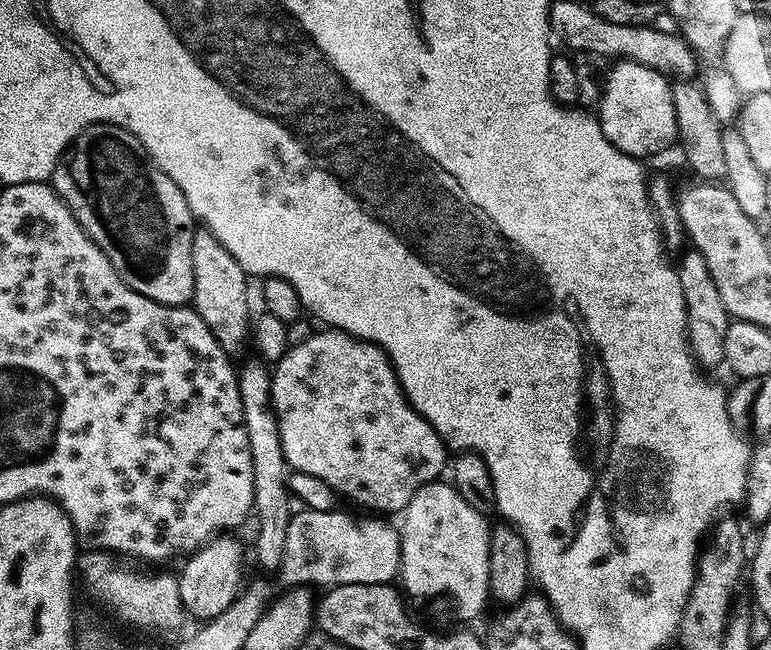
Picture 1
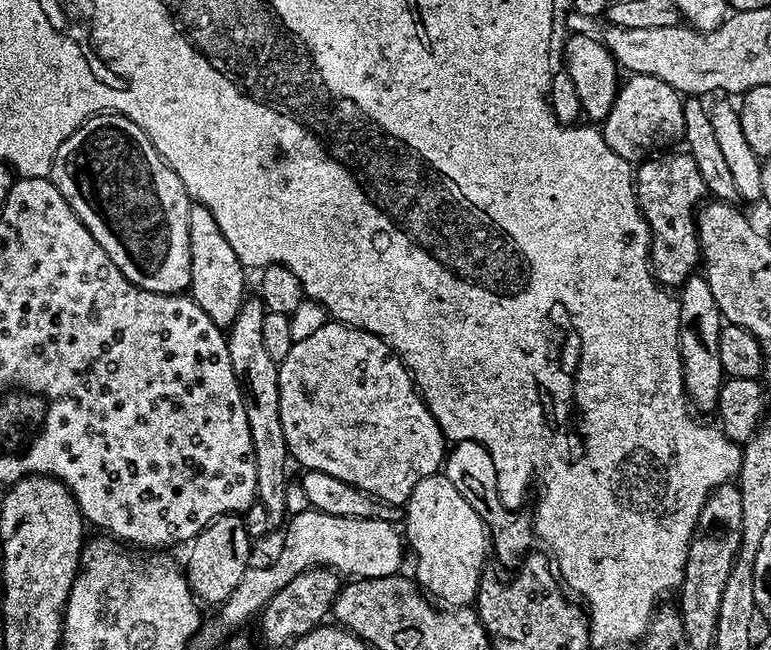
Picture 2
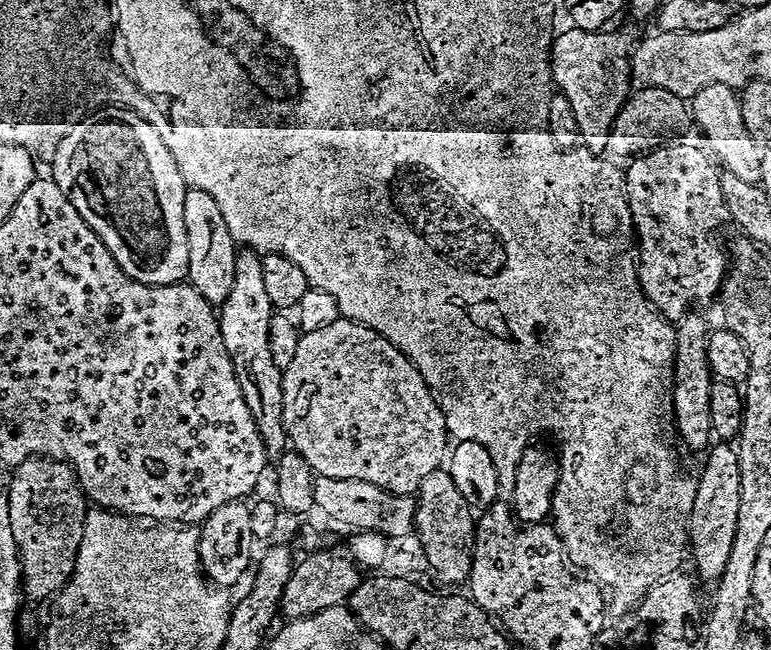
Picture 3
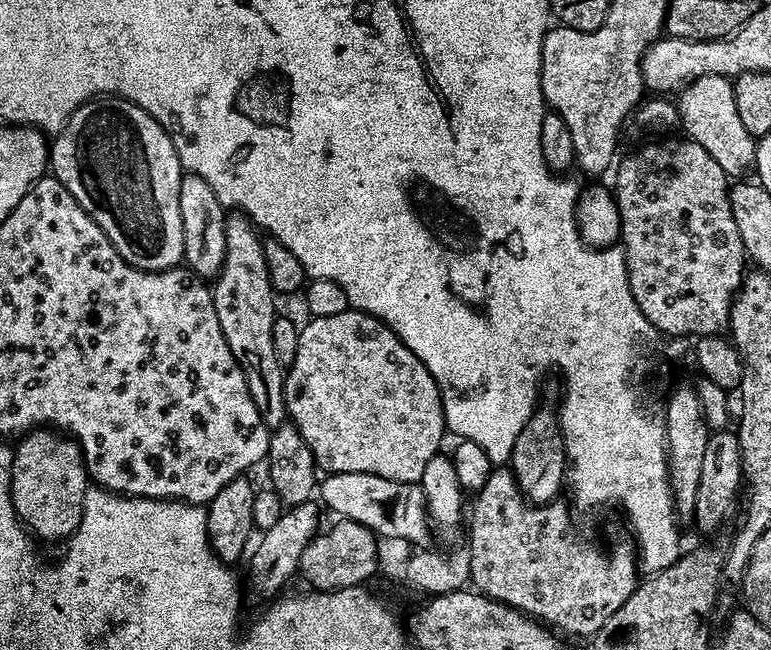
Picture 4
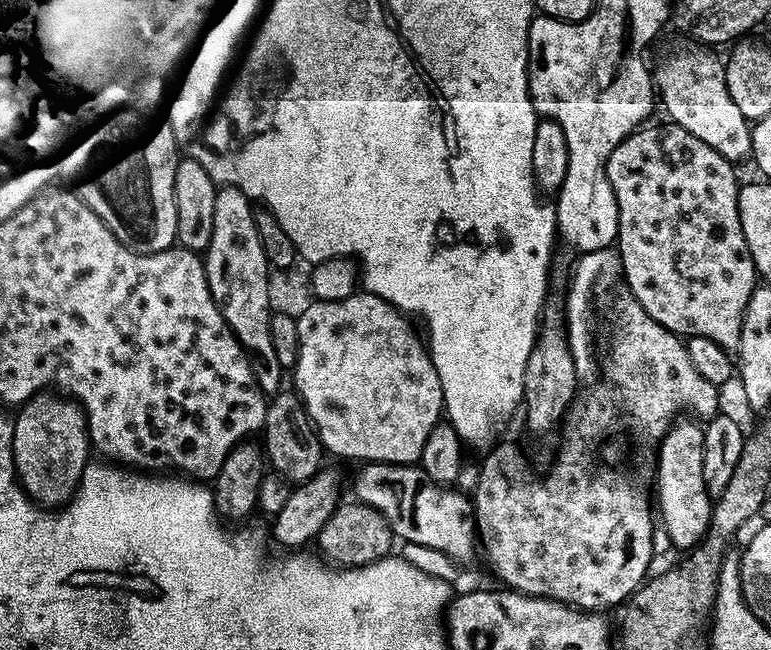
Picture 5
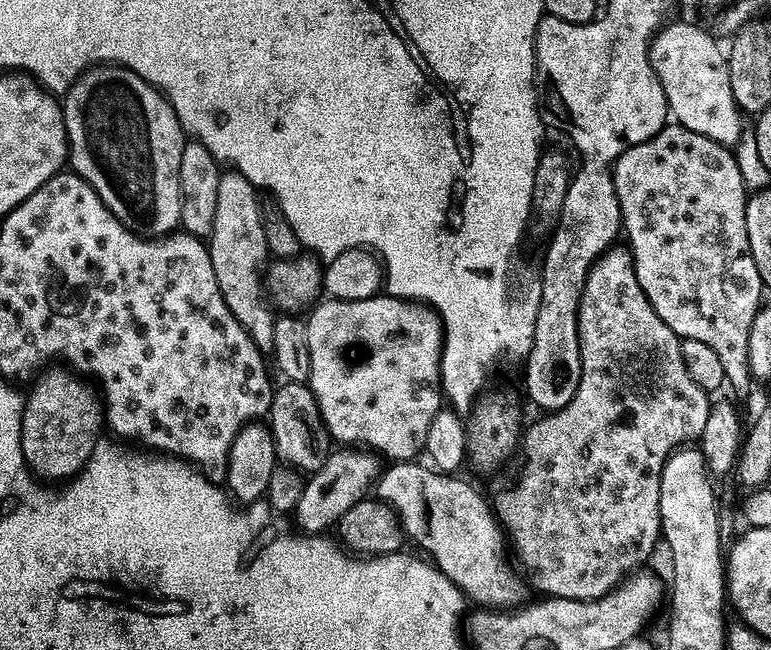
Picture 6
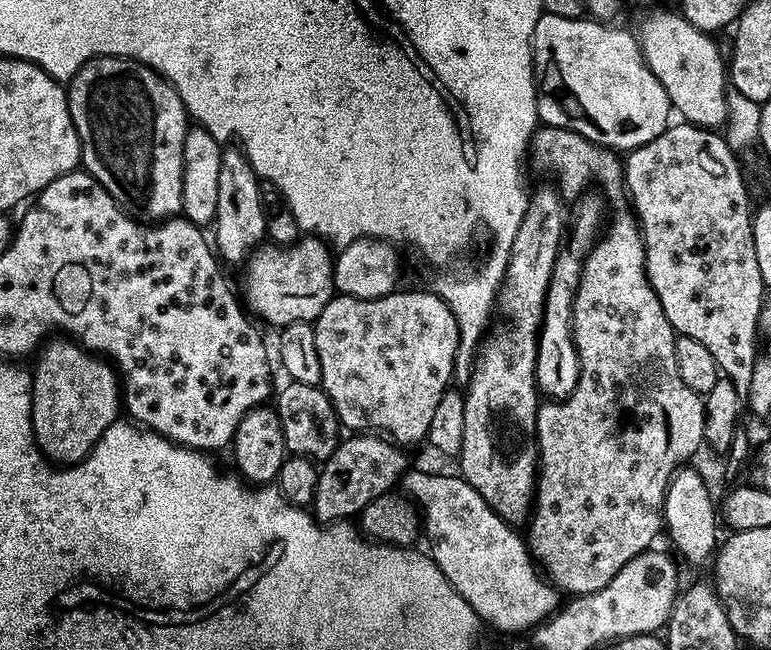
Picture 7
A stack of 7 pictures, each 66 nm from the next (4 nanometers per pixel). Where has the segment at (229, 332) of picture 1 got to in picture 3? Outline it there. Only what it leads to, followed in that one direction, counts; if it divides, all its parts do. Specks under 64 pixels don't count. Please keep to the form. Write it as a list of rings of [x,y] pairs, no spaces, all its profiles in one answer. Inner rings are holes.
[[[185,187],[182,222],[186,222],[186,250],[190,250],[187,283],[195,286],[206,302],[218,306],[234,284],[234,262],[238,251],[236,239],[226,227],[226,218],[222,218],[218,202],[214,202],[206,190]]]

